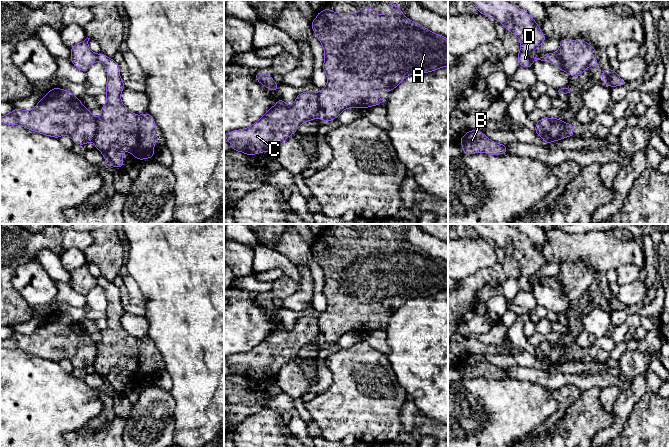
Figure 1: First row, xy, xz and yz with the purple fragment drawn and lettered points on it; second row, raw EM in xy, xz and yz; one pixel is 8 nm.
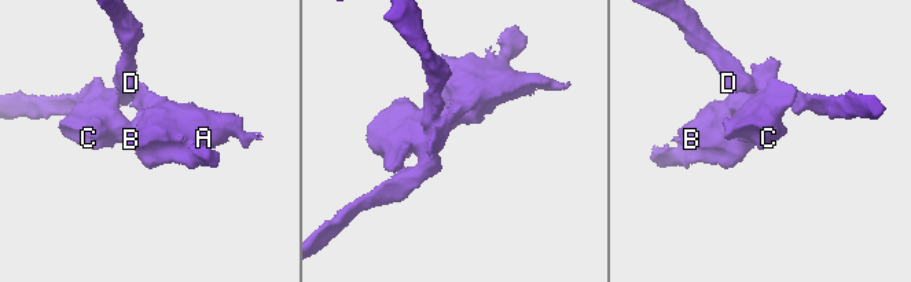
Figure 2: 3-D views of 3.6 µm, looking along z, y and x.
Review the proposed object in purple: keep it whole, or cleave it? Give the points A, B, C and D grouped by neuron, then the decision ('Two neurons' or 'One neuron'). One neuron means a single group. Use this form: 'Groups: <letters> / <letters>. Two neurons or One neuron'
Groups: A B / C D. Two neurons

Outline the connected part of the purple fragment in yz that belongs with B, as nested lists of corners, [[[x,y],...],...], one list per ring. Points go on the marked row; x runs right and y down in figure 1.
[[[469,130],[464,136],[460,137],[460,143],[464,155],[475,153],[486,153],[488,155],[500,155],[508,153],[505,144],[500,144],[489,139],[483,132]]]

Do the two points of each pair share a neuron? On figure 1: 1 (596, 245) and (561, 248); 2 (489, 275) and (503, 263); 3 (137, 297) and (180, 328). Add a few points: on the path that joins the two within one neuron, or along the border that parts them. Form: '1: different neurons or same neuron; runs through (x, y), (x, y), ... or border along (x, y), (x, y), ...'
1: same neuron; runs through (587, 248), (570, 248)
2: same neuron; runs through (492, 274), (500, 266)
3: different neurons; border along (135, 280), (145, 298), (144, 305)

